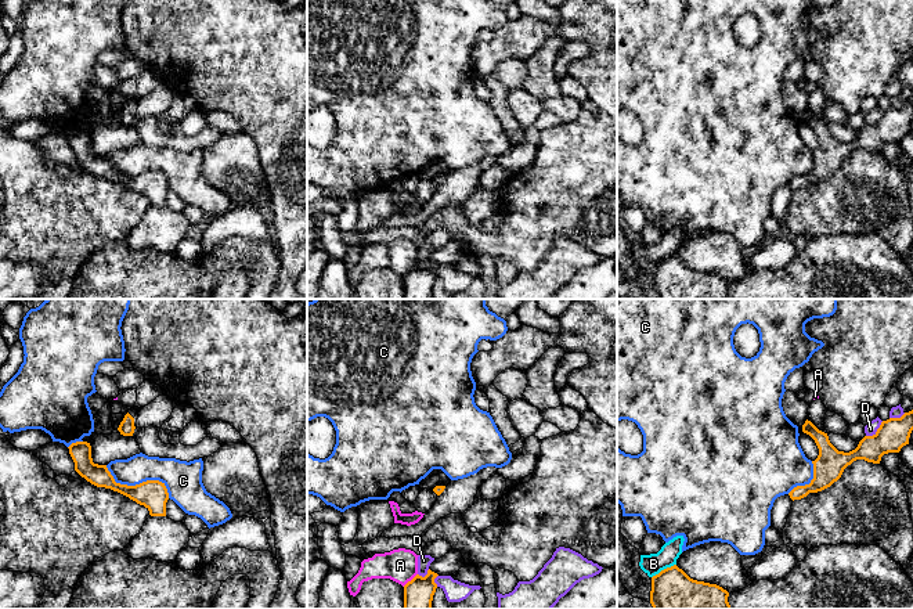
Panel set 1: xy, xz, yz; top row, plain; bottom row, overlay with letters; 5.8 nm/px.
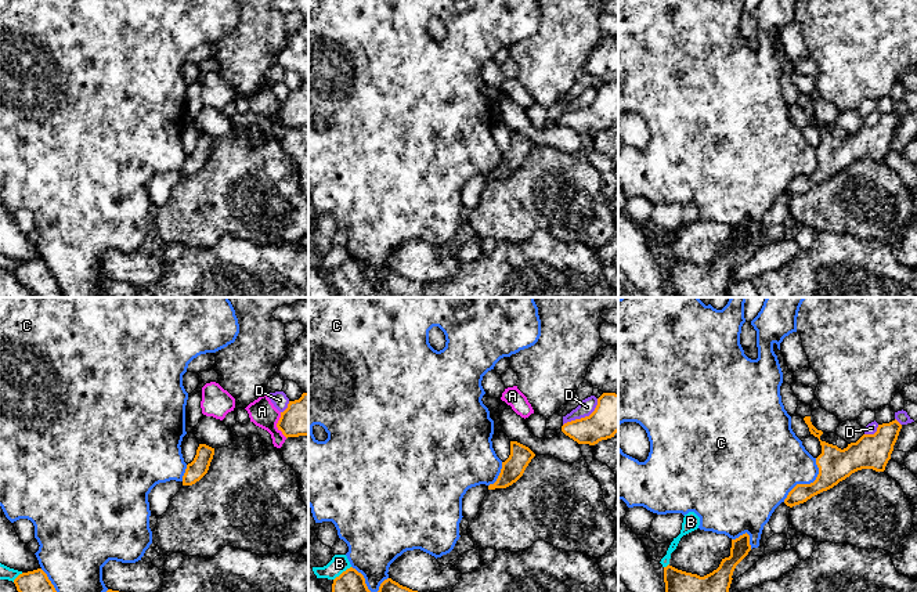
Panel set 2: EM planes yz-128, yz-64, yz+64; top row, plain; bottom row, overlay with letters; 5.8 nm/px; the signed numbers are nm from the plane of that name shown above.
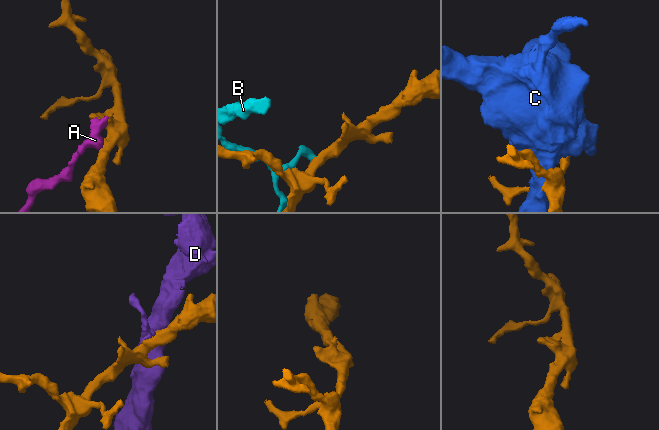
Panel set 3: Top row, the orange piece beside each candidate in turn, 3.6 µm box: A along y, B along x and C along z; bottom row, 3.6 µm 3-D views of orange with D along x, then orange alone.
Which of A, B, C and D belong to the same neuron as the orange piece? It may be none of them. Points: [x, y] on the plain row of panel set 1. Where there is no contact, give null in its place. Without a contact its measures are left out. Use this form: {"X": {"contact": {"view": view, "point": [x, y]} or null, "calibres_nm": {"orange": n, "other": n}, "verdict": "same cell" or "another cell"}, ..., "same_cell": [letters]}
{"A": {"contact": {"view": "xz", "point": [411, 270]}, "calibres_nm": {"orange": 180, "other": 190}, "verdict": "another cell"}, "B": {"contact": {"view": "yz", "point": [664, 259]}, "calibres_nm": {"orange": 360, "other": 120}, "verdict": "another cell"}, "C": {"contact": {"view": "xy", "point": [139, 175]}, "calibres_nm": {"orange": 170, "other": 200}, "verdict": "another cell"}, "D": {"contact": {"view": "yz", "point": [877, 121]}, "calibres_nm": {"orange": 180, "other": 70}, "verdict": "another cell"}, "same_cell": []}

